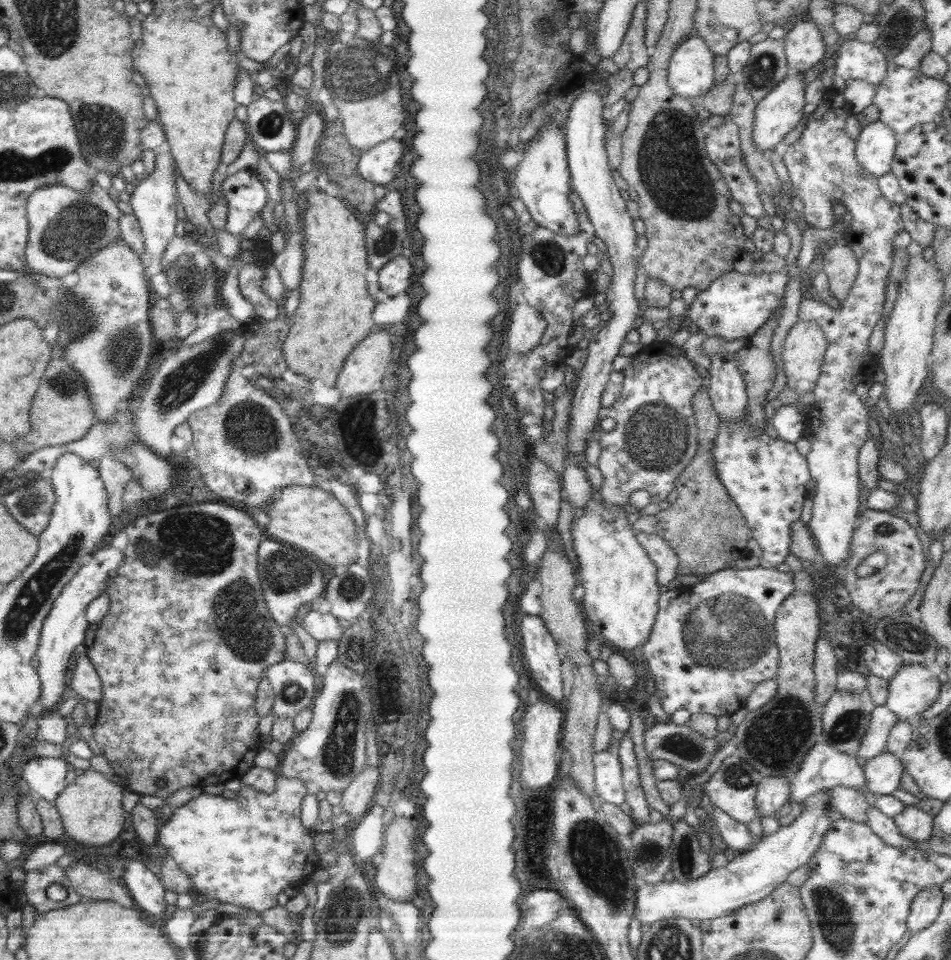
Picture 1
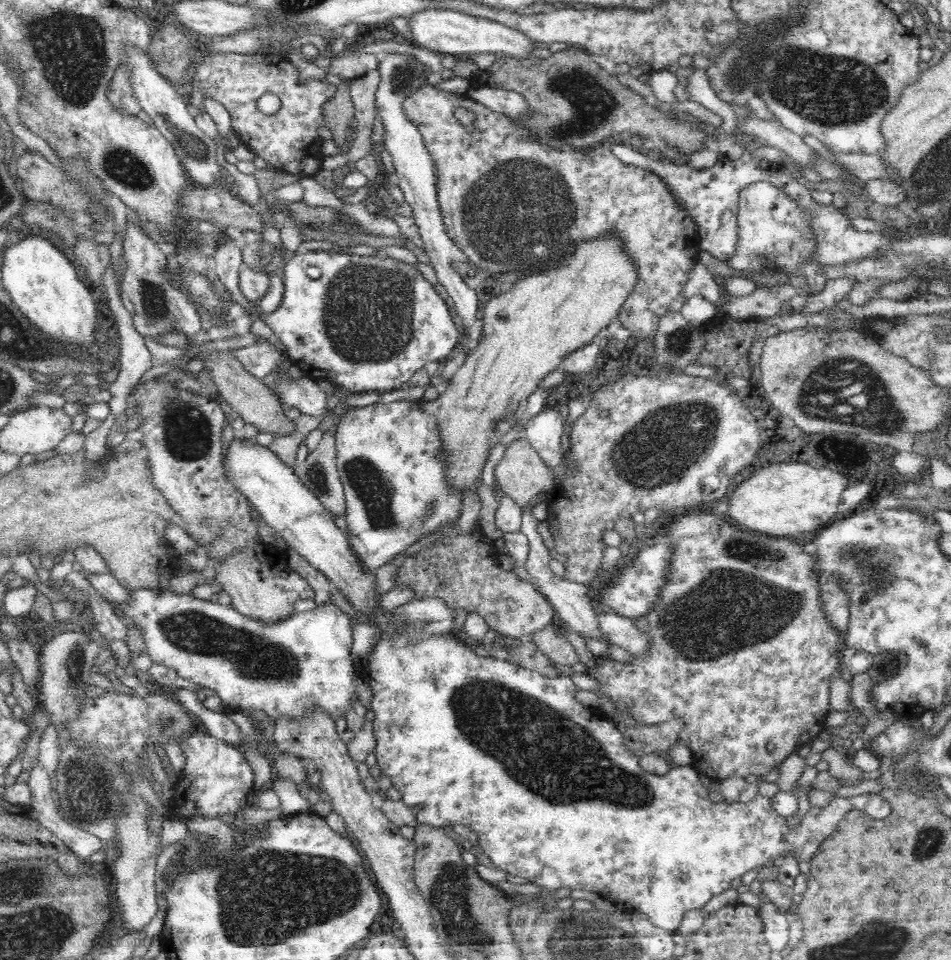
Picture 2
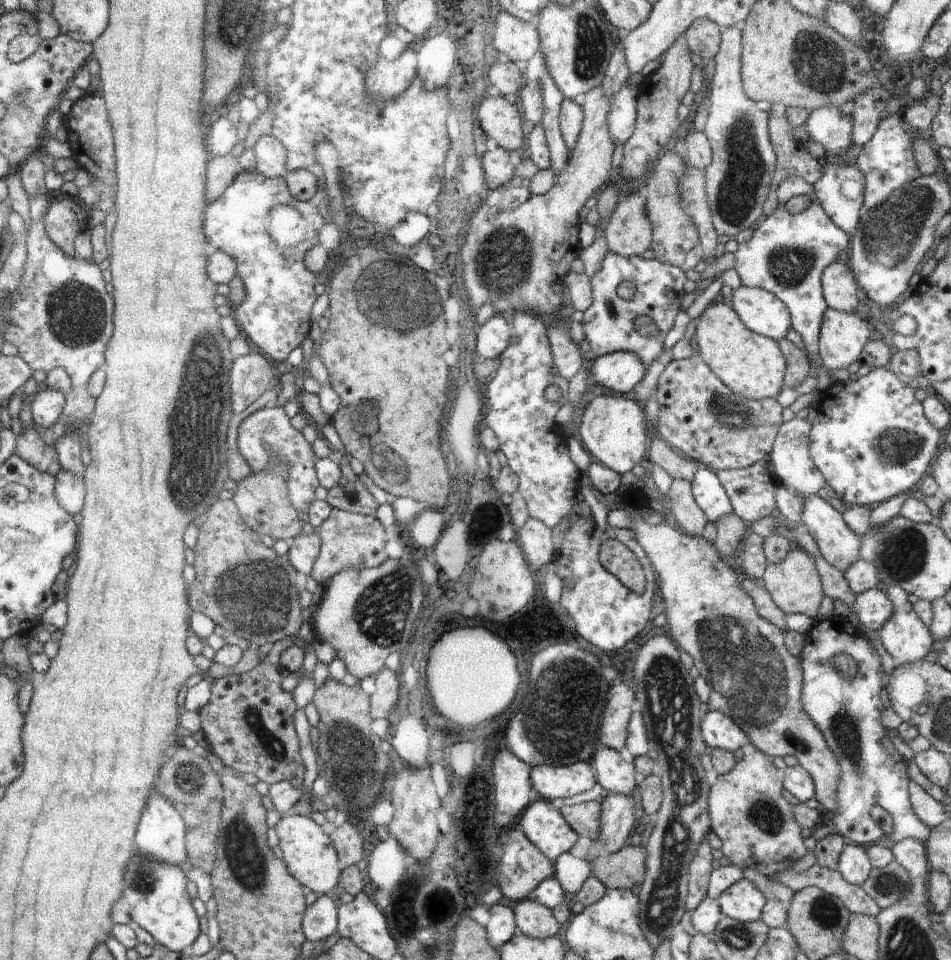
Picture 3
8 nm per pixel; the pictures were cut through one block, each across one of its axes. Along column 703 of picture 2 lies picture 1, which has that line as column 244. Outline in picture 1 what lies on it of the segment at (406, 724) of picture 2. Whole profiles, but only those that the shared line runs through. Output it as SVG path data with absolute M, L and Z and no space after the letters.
M276 772L276 785L272 793L264 793L242 783L237 794L236 798L225 798L203 792L176 808L159 831L157 845L163 854L168 854L165 855L167 860L190 878L192 889L206 896L207 900L220 900L255 914L262 913L278 904L281 891L304 885L321 866L319 854L314 849L314 831L306 828L301 820L301 803L307 788L304 781Z

